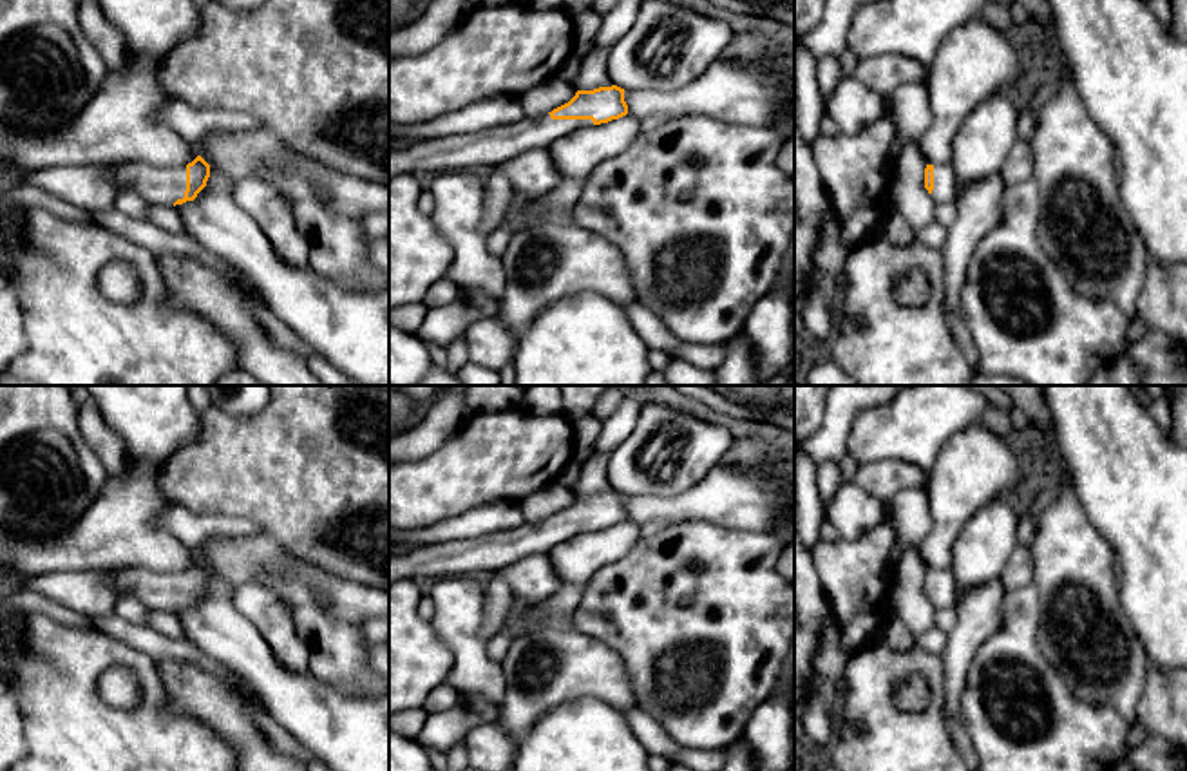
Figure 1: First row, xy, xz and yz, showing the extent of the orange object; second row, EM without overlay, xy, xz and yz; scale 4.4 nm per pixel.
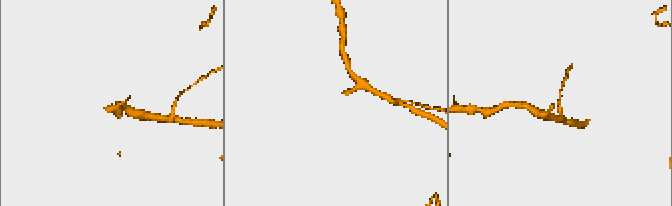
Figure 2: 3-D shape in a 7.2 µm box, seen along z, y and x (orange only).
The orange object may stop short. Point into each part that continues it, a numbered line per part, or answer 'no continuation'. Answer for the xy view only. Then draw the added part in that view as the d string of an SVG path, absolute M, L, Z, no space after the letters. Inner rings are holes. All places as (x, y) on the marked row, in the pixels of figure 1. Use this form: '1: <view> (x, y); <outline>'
1: xy (158, 185); M119 163L110 167L118 190L128 186L152 205L172 205L185 197L186 167L163 168L145 163Z

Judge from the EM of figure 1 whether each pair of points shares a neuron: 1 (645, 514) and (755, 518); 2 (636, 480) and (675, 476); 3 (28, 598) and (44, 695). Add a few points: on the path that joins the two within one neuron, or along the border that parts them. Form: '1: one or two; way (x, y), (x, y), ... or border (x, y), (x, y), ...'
1: one; way (672, 507), (728, 507)
2: one; way (645, 476), (666, 476)
3: two; border (26, 612), (42, 612), (69, 627)

